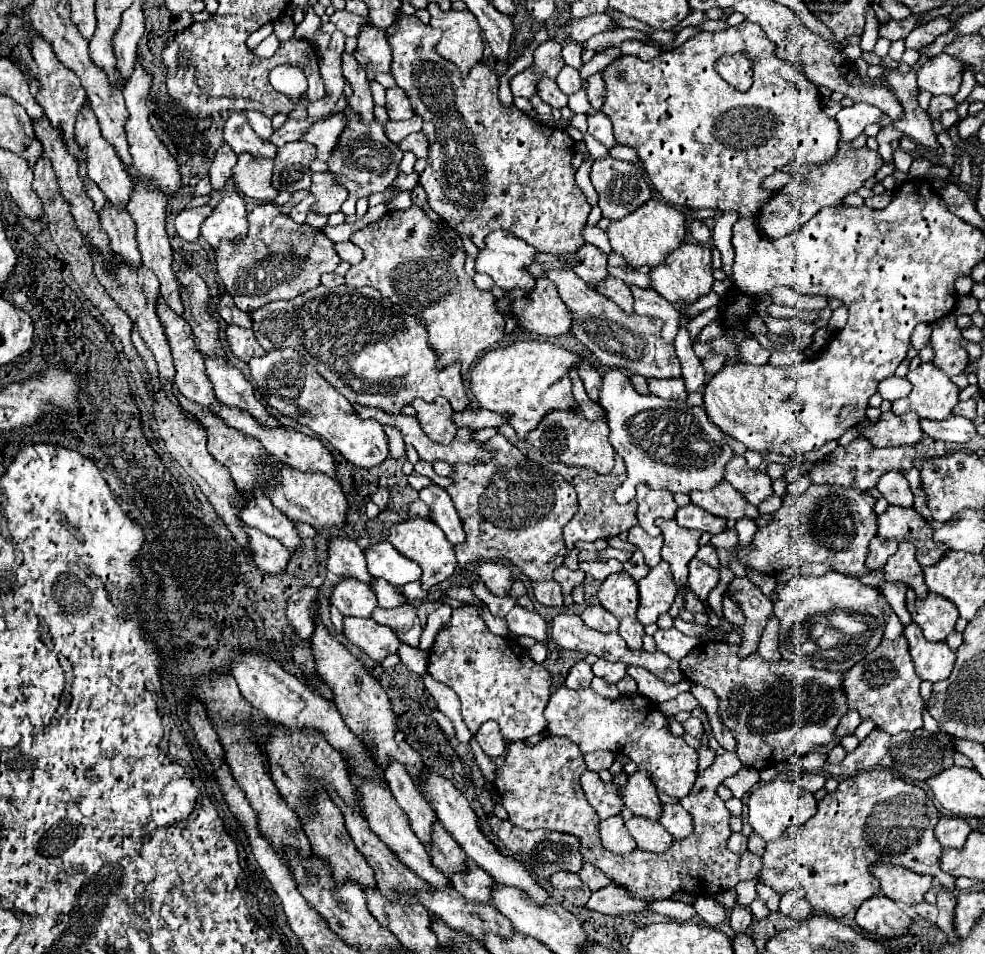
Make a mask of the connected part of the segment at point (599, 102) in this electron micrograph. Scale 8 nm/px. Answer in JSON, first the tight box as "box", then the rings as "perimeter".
{"box":[587,72,605,110],"perimeter":[[[601,72],[593,74],[587,78],[589,86],[587,86],[587,96],[589,96],[589,102],[595,110],[599,110],[603,106],[603,98],[605,98],[605,82],[603,82],[603,76]]]}

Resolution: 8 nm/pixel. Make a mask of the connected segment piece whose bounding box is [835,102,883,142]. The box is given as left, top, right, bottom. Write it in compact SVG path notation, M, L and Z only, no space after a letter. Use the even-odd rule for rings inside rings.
M853 104L847 108L841 108L841 112L835 116L835 120L839 122L841 128L841 142L851 142L853 138L857 138L865 126L879 122L883 116L883 112L871 104Z

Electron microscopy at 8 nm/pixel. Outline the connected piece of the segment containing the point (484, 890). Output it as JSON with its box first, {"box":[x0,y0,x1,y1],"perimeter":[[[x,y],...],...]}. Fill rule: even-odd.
{"box":[451,866,495,904],"perimeter":[[[471,866],[467,874],[451,876],[451,882],[453,888],[467,898],[467,902],[491,904],[491,886],[495,886],[495,880],[479,866]]]}

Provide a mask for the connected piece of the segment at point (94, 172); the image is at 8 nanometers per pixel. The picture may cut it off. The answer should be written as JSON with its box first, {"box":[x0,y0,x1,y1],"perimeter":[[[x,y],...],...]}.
{"box":[75,106,133,208],"perimeter":[[[89,106],[83,108],[83,112],[79,114],[77,118],[77,124],[75,124],[75,136],[77,136],[77,142],[79,146],[83,148],[83,154],[89,162],[87,166],[87,174],[89,178],[105,192],[107,200],[117,206],[117,208],[127,208],[129,200],[131,200],[131,194],[133,194],[133,176],[129,172],[127,166],[123,166],[123,160],[115,154],[115,146],[111,146],[111,142],[107,142],[103,136],[101,136],[101,130],[99,130],[99,122],[97,122],[97,116],[91,112]]]}

